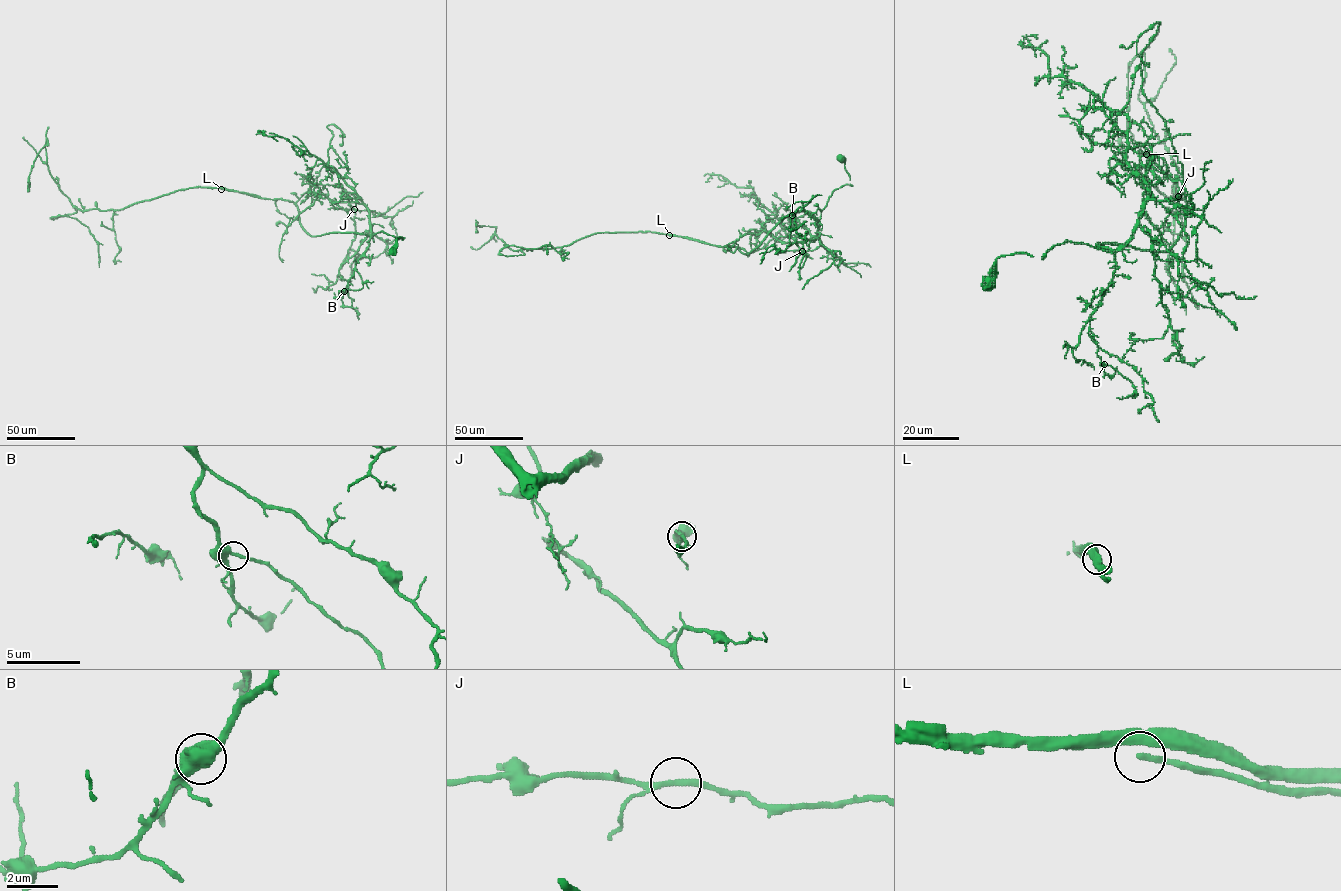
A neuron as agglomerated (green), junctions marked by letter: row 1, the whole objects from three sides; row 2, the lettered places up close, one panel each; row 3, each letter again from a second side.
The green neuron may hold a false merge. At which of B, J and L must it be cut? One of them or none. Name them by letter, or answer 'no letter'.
L

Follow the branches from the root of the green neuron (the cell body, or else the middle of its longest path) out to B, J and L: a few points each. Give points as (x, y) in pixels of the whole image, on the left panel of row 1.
B: (393, 251), (396, 238), (403, 237), (396, 239), (382, 231), (373, 235), (344, 291)
J: (393, 251), (396, 238), (403, 238), (396, 239), (382, 231), (371, 236), (370, 211), (374, 211), (355, 209)
L: (393, 251), (396, 238), (403, 237), (382, 231), (372, 237), (311, 236), (292, 201), (221, 189)

